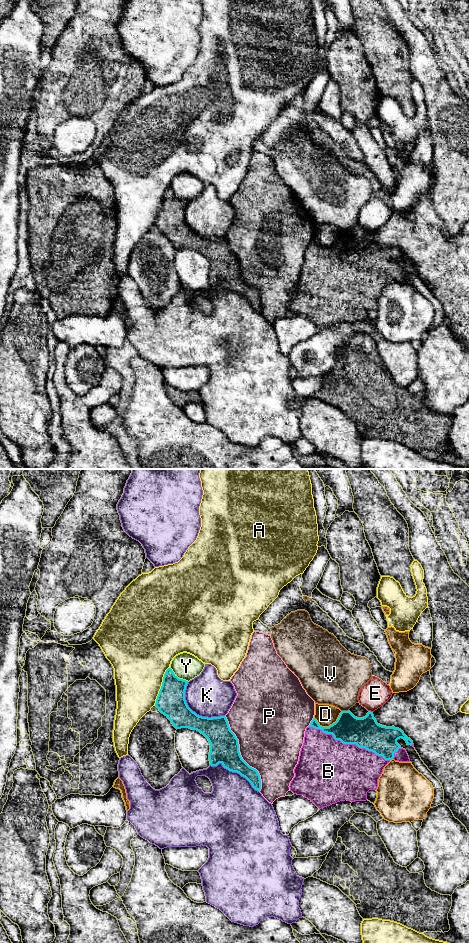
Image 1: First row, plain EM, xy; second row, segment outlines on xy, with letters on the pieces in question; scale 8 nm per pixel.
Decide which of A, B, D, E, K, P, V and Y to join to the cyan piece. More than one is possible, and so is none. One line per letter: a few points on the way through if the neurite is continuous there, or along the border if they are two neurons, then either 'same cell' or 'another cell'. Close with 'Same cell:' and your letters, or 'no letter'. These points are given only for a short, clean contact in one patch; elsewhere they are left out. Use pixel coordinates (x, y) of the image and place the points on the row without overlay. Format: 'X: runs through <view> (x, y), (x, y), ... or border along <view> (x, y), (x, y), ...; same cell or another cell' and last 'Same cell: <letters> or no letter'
A: another cell
B: same cell
D: another cell
E: another cell
K: another cell
P: another cell
V: another cell
Y: another cell
Same cell: B

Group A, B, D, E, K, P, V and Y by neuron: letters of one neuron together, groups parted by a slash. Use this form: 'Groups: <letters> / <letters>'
Groups: A / B / D / E / K / P / V / Y

